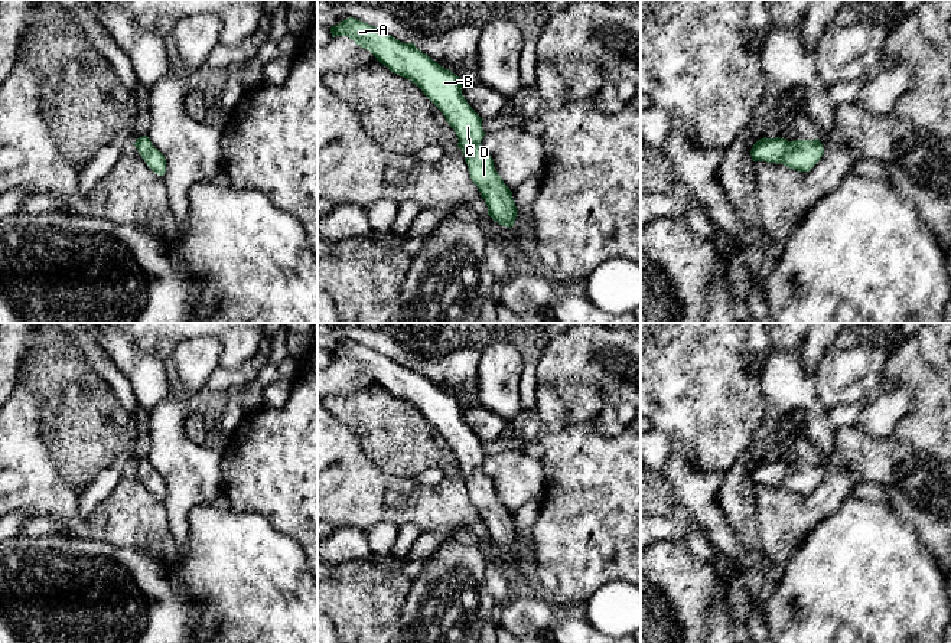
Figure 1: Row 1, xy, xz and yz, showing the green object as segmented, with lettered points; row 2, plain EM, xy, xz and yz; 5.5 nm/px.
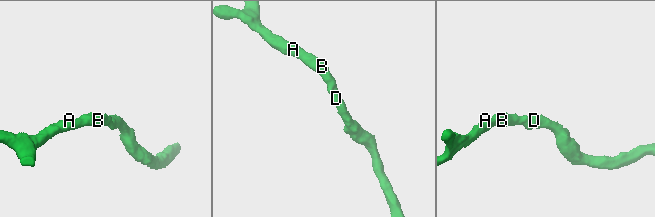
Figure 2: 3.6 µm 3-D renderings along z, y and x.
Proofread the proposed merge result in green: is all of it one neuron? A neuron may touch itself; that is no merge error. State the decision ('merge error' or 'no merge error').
no merge error

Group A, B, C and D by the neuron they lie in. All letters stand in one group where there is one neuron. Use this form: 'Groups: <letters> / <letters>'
Groups: A B C D

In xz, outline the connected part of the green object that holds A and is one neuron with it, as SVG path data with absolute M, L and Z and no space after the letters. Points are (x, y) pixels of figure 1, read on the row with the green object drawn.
M358 19L342 20L330 27L330 33L332 37L348 36L391 72L410 79L423 91L455 130L457 147L465 156L472 182L485 199L488 215L502 226L514 226L517 206L512 192L495 170L492 157L481 146L485 136L482 118L465 99L459 76L440 66L414 43L403 43Z

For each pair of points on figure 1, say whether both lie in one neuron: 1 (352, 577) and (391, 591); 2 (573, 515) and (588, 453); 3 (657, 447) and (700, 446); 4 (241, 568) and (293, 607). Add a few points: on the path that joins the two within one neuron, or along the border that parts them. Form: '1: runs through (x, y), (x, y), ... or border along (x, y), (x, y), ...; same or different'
1: runs through (362, 587), (367, 591), (381, 591); same
2: runs through (588, 499), (588, 469); same
3: border along (655, 427), (665, 436), (673, 451); different
4: runs through (254, 581), (280, 607); same

